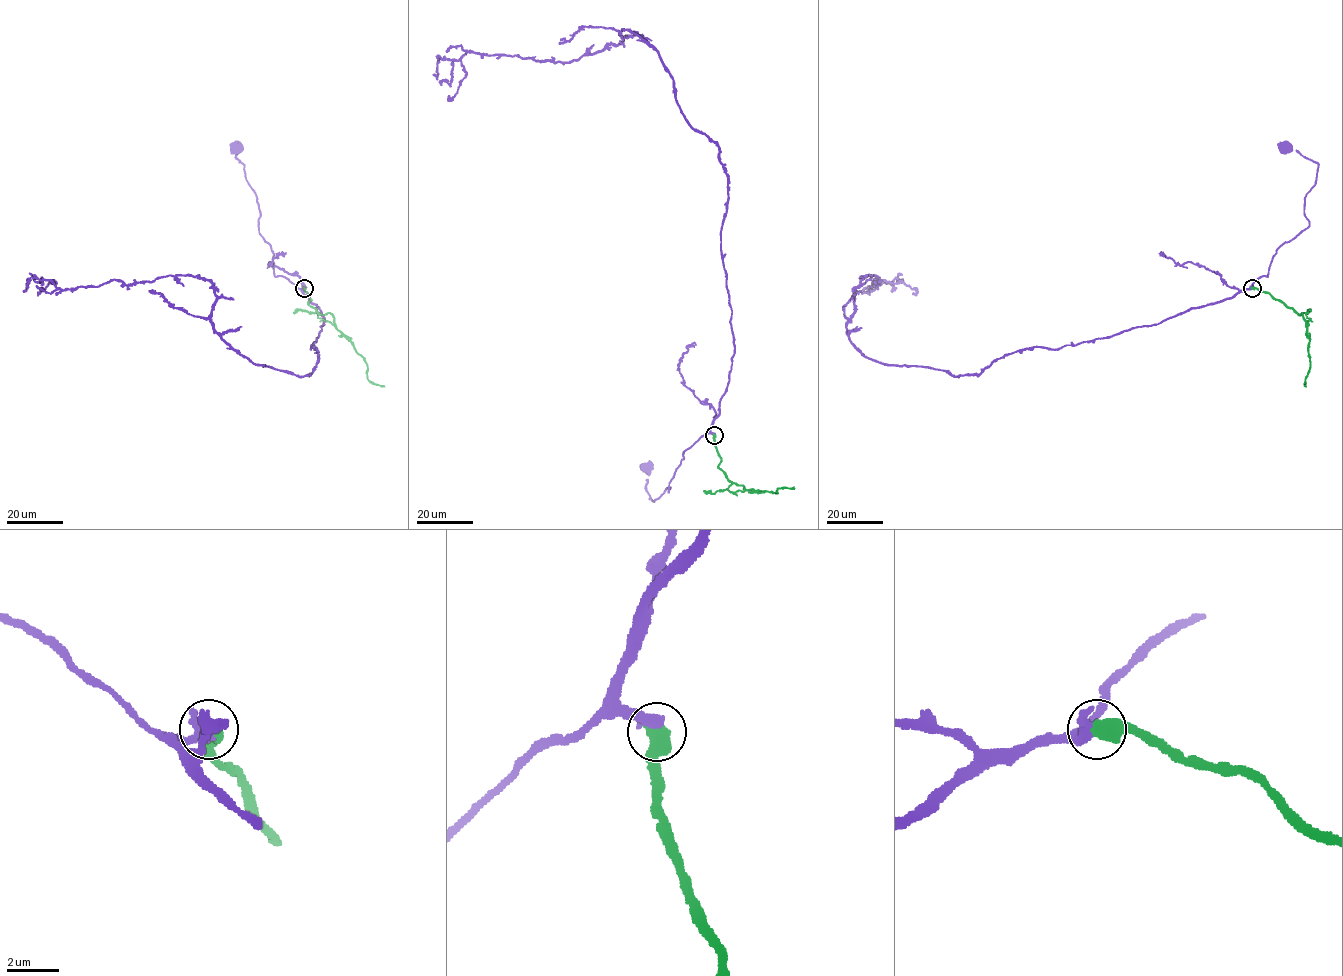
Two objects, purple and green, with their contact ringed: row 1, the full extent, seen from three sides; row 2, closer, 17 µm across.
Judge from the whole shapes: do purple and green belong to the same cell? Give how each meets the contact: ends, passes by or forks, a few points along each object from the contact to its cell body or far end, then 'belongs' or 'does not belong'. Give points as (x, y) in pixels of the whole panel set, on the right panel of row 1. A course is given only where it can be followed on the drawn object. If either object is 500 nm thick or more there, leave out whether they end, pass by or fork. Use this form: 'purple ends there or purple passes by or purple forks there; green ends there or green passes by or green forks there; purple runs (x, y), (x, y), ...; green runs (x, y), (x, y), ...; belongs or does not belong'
purple runs (1252, 288), (1268, 275), (1276, 250), (1309, 224), (1304, 197), (1315, 183), (1318, 164), (1284, 147); green runs (1252, 288), (1269, 292), (1300, 315), (1302, 313), (1309, 339), (1310, 364), (1305, 386); belongs

